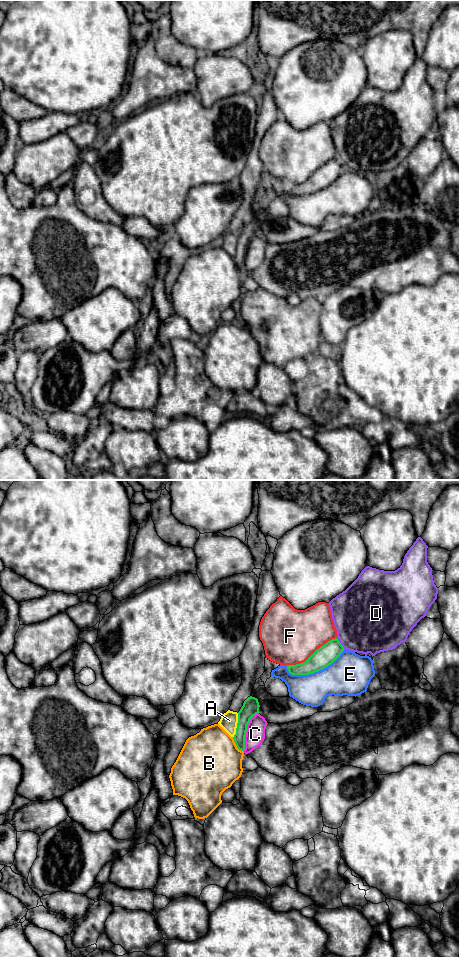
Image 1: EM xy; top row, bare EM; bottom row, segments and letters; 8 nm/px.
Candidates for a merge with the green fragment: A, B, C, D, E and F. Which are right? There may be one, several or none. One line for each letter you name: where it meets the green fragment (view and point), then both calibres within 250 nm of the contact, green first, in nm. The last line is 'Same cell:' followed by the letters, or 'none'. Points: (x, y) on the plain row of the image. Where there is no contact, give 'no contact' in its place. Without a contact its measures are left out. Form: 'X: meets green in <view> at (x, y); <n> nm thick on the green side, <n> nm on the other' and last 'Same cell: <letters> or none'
Same cell: none

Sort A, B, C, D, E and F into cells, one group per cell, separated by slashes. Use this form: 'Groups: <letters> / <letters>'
Groups: A / B / C / D / E / F

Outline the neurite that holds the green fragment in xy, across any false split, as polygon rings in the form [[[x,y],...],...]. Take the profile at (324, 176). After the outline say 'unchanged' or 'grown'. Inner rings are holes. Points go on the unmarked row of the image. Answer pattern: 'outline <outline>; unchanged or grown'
outline [[[337,158],[328,161],[317,169],[305,182],[296,185],[287,185],[292,195],[309,195],[331,185],[344,171]]]; unchanged

